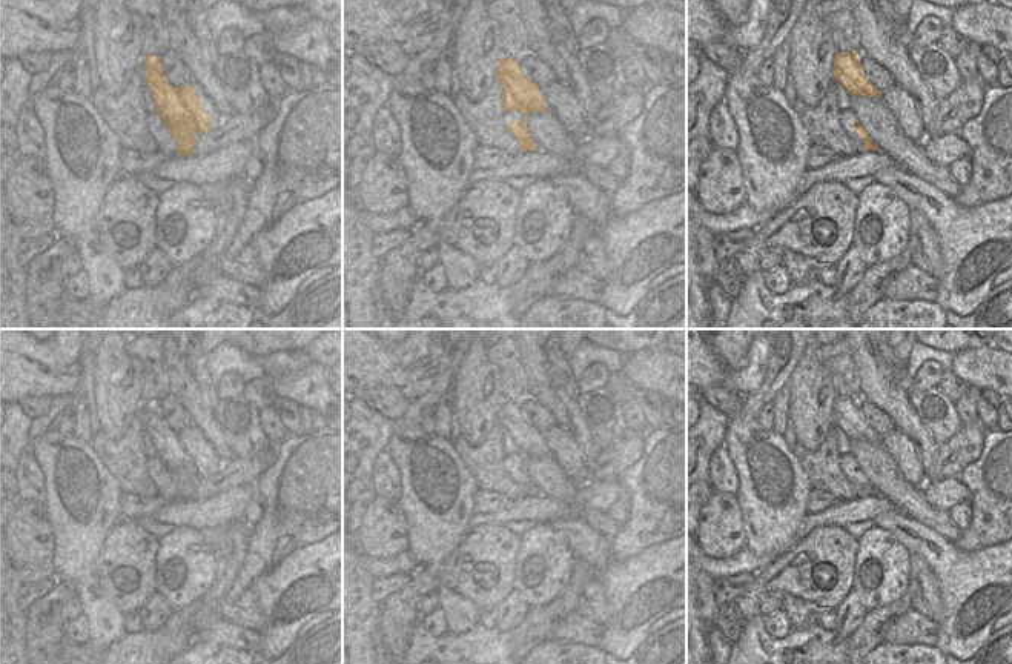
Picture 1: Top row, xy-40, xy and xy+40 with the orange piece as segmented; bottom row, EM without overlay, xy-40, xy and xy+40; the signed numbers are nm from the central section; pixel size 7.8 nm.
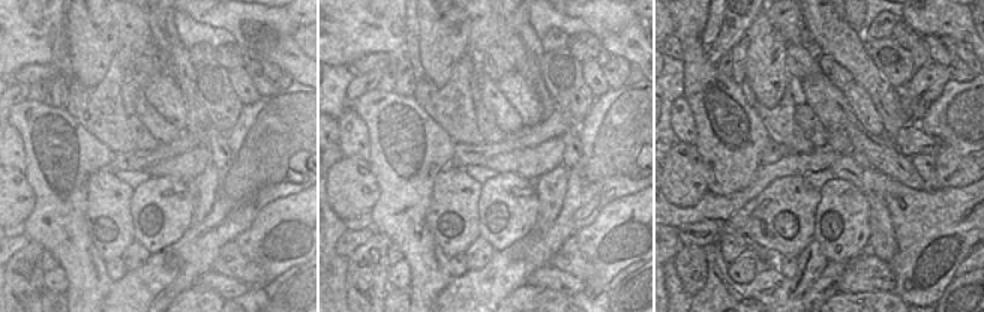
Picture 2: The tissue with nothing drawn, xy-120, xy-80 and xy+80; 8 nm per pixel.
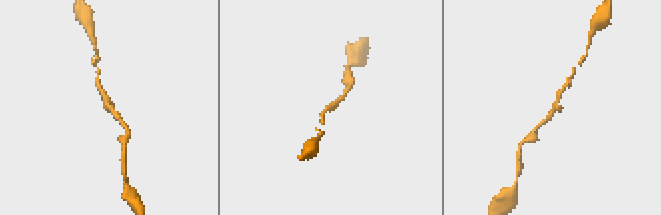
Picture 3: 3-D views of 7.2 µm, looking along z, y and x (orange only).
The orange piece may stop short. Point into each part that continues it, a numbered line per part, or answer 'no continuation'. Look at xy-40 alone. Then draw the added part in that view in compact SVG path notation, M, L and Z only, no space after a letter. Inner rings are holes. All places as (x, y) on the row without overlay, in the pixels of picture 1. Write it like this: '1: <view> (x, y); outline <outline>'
no continuation

